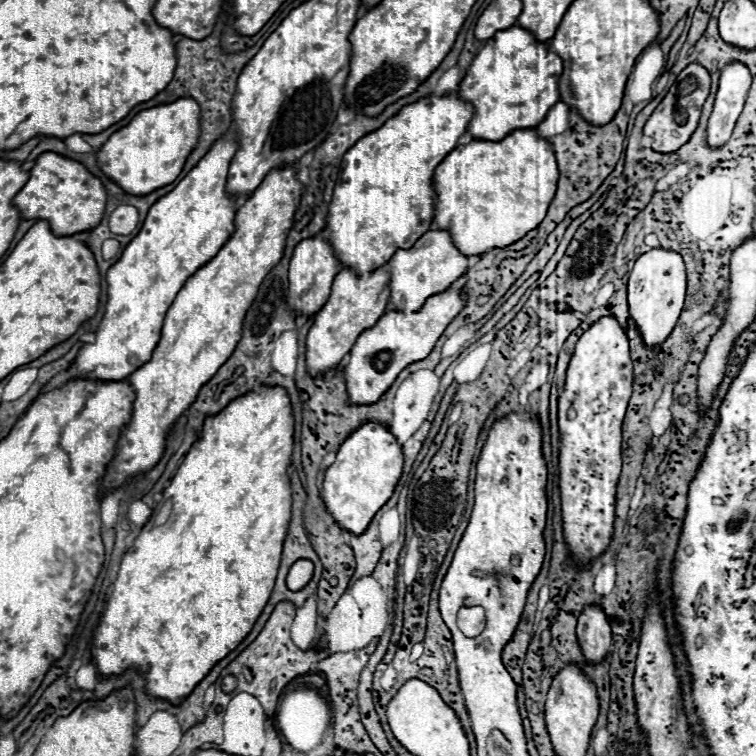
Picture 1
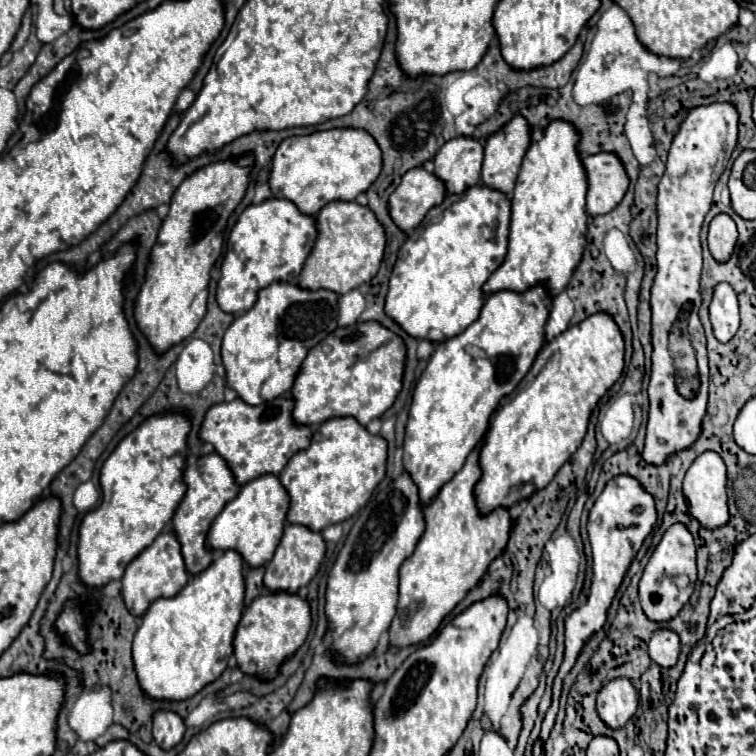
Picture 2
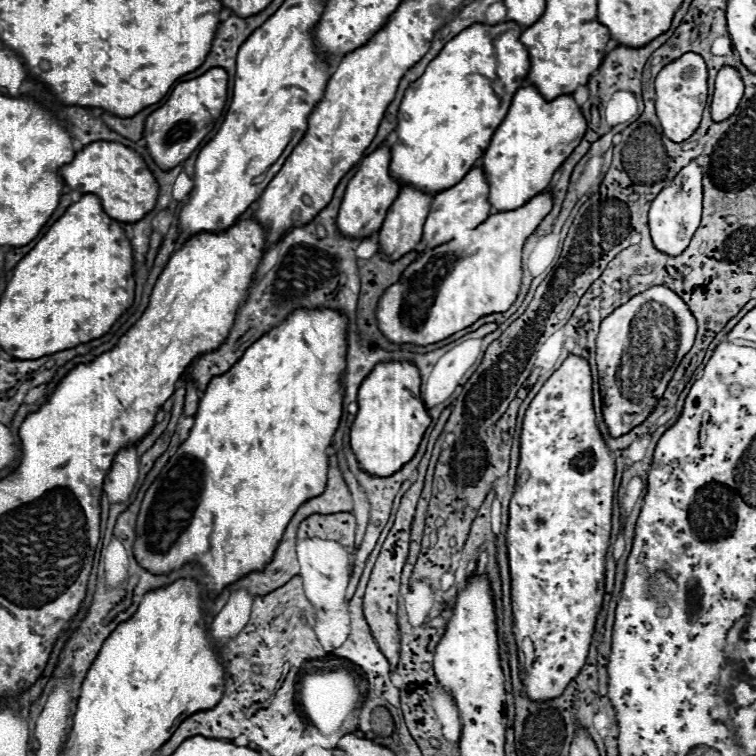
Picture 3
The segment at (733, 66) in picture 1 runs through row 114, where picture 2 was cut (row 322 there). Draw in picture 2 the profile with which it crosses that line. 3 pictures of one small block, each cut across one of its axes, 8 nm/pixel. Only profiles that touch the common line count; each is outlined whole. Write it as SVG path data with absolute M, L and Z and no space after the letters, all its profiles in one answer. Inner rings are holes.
M726 282L714 288L712 302L710 302L710 322L714 328L714 336L720 342L730 340L738 330L740 324L738 300L736 300L736 292Z

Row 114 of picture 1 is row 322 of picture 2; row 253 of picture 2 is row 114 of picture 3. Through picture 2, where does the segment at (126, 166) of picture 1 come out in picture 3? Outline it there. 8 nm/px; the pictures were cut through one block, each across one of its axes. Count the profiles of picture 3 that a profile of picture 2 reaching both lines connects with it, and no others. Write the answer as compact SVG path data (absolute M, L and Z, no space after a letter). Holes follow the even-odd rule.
M214 68L214 70L208 70L206 74L194 78L194 80L178 84L172 90L172 94L168 96L166 104L146 118L146 126L144 126L146 146L148 146L154 162L162 170L170 170L170 168L178 166L180 162L184 162L198 148L198 144L204 140L204 136L214 128L214 122L220 118L220 114L222 114L222 110L226 106L226 96L228 96L228 74L222 68Z

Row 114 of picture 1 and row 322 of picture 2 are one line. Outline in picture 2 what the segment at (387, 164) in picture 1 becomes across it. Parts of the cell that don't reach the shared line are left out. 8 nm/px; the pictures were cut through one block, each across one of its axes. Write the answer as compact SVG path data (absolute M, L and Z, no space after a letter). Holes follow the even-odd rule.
M488 186L468 188L460 196L448 194L446 202L454 204L444 208L442 216L436 222L424 226L420 234L410 236L404 242L404 246L398 250L398 258L388 280L388 294L384 302L384 312L408 336L428 340L434 344L458 336L458 332L464 332L478 318L478 308L482 308L484 304L482 284L504 262L506 244L508 244L508 226L510 226L508 196Z

